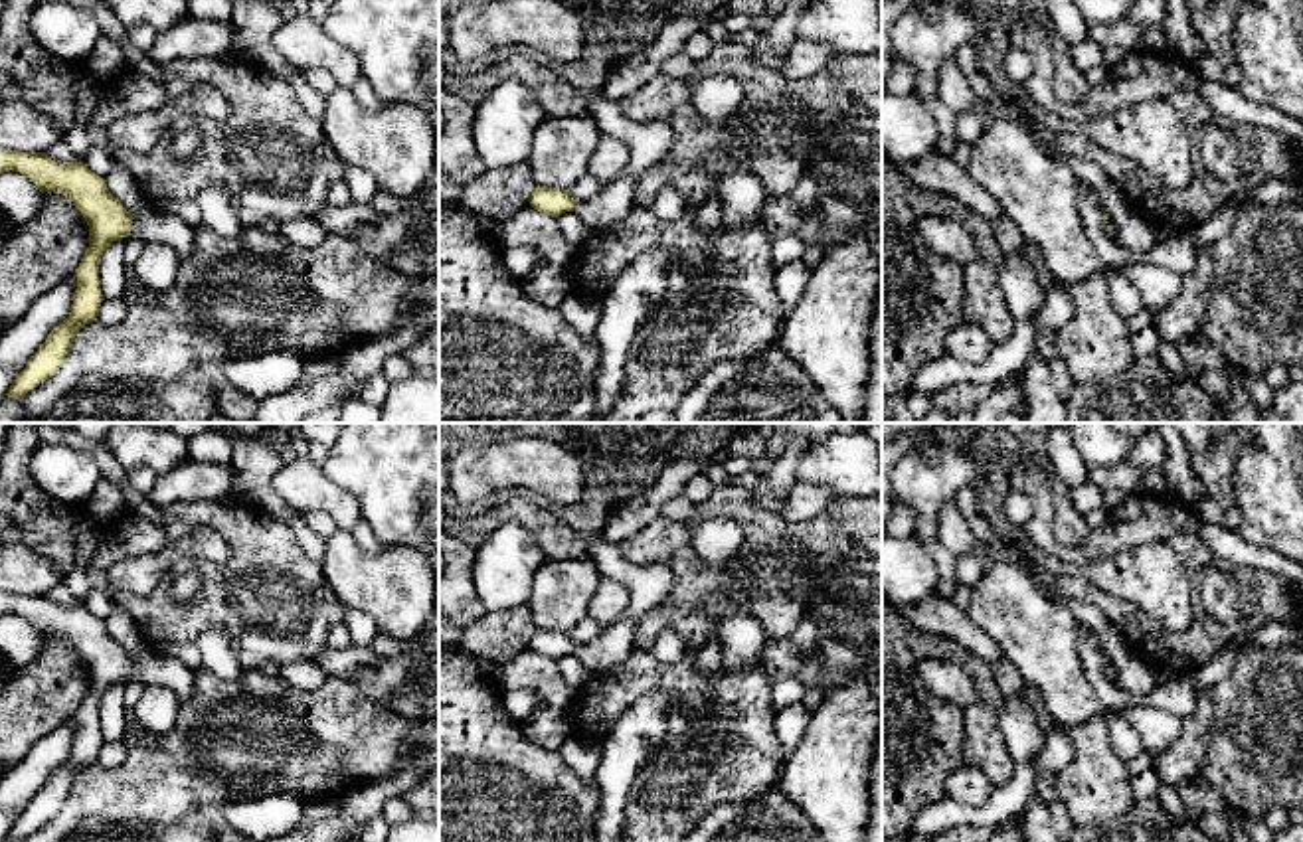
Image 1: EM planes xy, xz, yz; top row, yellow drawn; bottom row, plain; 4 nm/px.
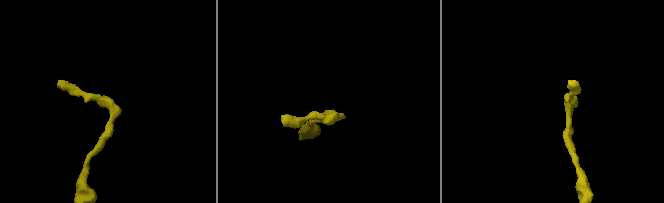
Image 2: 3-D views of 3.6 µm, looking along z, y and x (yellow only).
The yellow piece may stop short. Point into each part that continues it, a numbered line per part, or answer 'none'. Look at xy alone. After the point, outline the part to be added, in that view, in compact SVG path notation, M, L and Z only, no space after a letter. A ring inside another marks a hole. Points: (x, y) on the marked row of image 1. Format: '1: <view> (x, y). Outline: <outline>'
1: xy (151, 226). Outline: M144 206L132 219L132 235L144 243L170 245L180 261L188 259L196 249L194 229L174 213L164 213Z

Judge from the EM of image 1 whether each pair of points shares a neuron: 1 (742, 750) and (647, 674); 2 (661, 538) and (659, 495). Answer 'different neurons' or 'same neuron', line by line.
1: same neuron
2: different neurons

